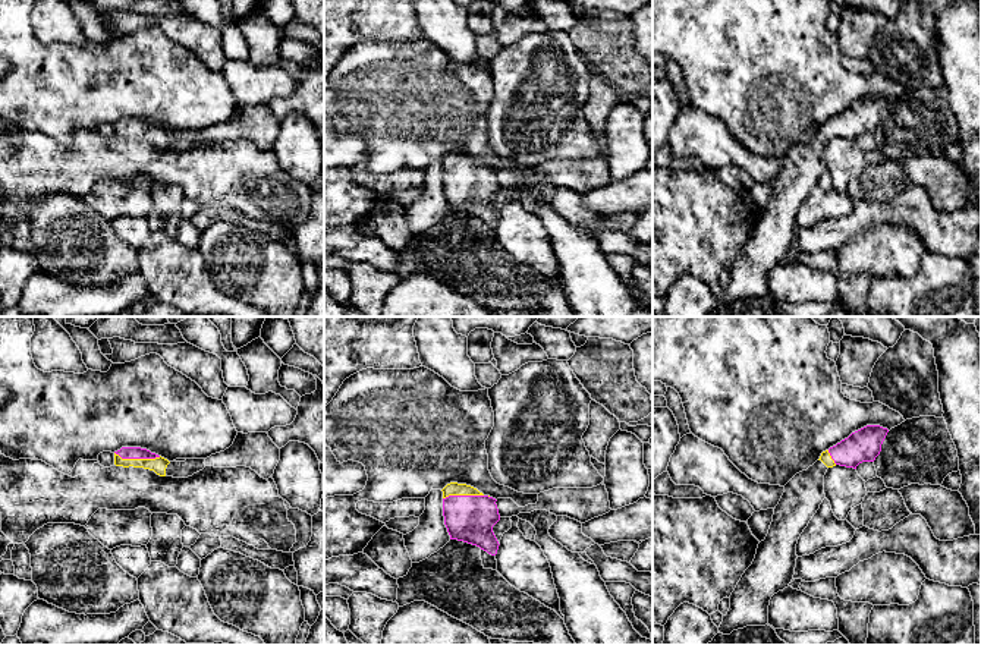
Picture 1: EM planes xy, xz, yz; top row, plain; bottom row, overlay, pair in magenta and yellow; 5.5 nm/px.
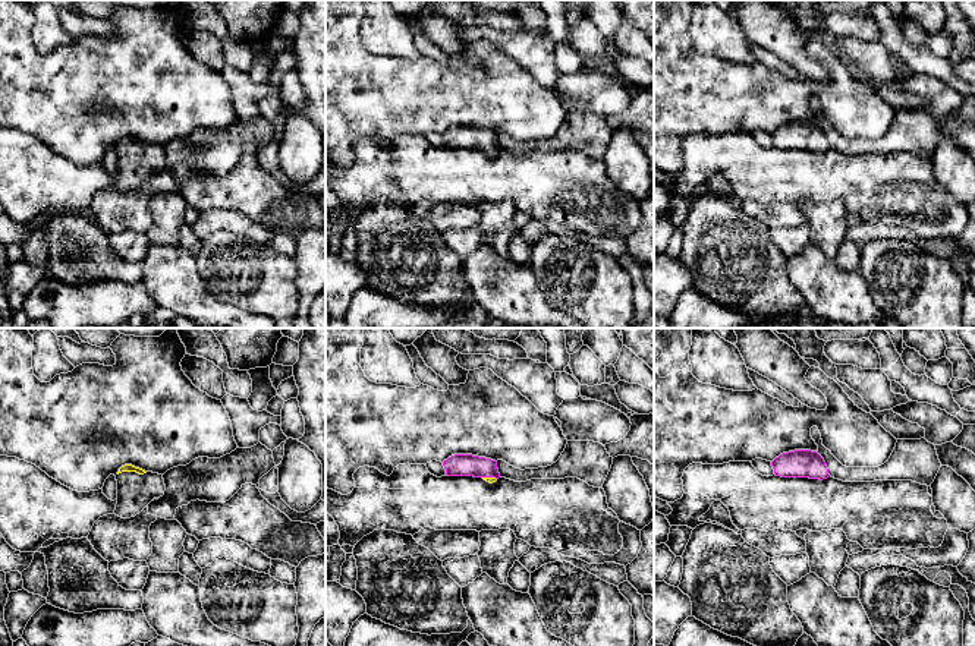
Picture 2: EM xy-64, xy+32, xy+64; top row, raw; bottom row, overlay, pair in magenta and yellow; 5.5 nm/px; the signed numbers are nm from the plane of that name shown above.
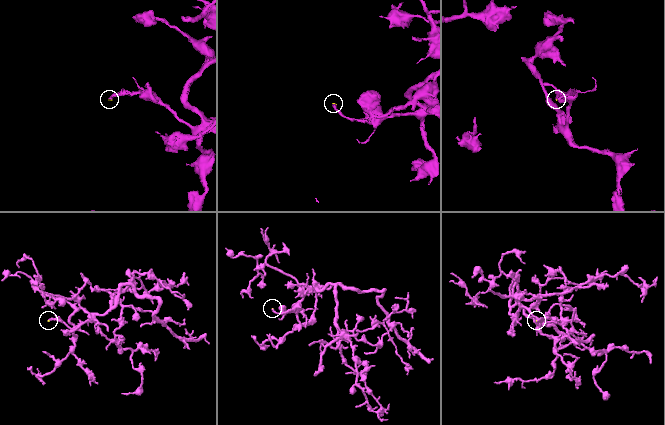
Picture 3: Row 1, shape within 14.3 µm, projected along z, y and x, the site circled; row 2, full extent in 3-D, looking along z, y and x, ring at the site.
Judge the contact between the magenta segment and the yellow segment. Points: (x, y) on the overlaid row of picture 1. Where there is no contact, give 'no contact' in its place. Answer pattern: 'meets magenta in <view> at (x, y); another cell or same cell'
meets magenta in xy at (138, 458); same cell

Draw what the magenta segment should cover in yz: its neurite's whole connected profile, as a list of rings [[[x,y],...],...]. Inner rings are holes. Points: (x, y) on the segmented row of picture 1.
[[[867,425],[852,432],[785,485],[768,534],[758,544],[752,564],[730,595],[730,608],[723,616],[720,633],[730,635],[746,626],[768,624],[770,600],[792,582],[798,539],[826,498],[827,469],[836,465],[856,469],[862,462],[874,462],[887,432],[880,425]]]

